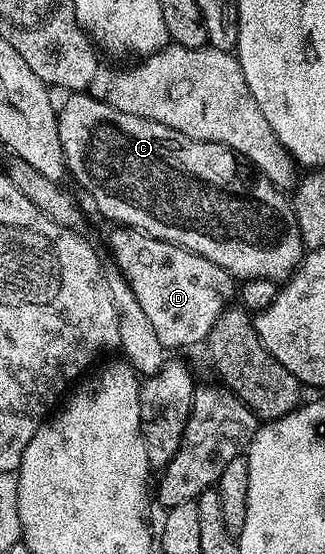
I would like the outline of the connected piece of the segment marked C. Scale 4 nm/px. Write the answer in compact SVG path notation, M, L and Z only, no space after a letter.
M70 92L65 102L60 102L57 109L57 127L59 129L59 143L63 147L65 156L65 168L70 178L74 177L82 185L84 192L89 194L95 201L96 212L102 214L112 224L117 227L127 229L137 229L140 233L151 235L155 239L170 241L176 245L182 245L185 249L190 249L193 253L203 255L211 259L219 267L223 267L227 272L233 274L237 279L248 279L255 277L266 277L276 283L284 282L293 276L298 265L301 264L302 257L307 250L301 241L297 220L293 214L293 206L290 198L276 185L270 181L257 169L253 168L248 161L242 159L233 150L219 141L200 141L191 139L163 123L155 123L151 119L143 119L139 115L127 115L127 111L119 111L99 99L89 96L88 92Z

